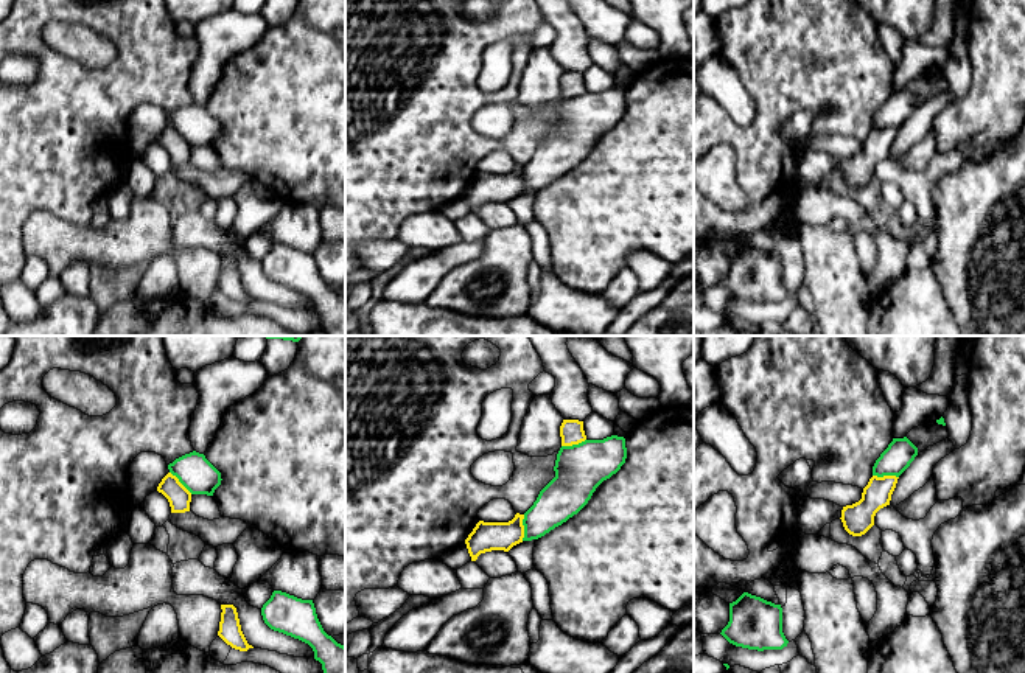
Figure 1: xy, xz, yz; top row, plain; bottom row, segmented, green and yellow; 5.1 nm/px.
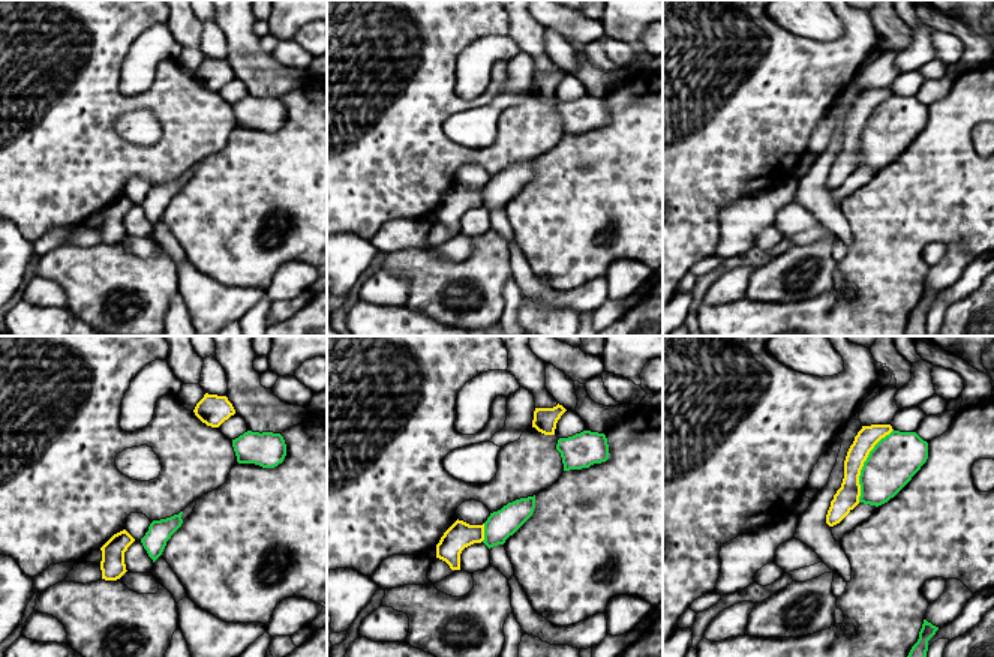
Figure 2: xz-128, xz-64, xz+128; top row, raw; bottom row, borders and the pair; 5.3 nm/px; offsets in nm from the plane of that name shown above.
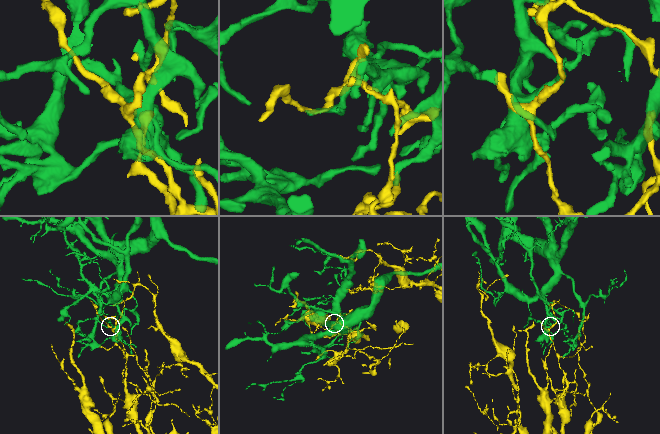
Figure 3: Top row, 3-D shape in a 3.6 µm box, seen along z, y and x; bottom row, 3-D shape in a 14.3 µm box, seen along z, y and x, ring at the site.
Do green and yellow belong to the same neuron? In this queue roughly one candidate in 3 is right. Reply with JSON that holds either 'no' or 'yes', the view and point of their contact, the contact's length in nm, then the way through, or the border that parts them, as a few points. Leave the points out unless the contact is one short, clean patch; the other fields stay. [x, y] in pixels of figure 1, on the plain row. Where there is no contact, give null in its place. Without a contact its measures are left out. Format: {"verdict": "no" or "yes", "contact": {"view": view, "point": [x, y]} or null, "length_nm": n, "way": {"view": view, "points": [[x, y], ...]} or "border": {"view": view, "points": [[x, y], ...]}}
{"verdict": "no", "contact": {"view": "xz", "point": [524, 179]}, "length_nm": 140}

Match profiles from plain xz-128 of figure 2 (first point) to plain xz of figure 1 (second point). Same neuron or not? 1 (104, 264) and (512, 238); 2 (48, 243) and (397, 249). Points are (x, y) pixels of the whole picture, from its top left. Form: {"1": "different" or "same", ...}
{"1": "same", "2": "different"}

